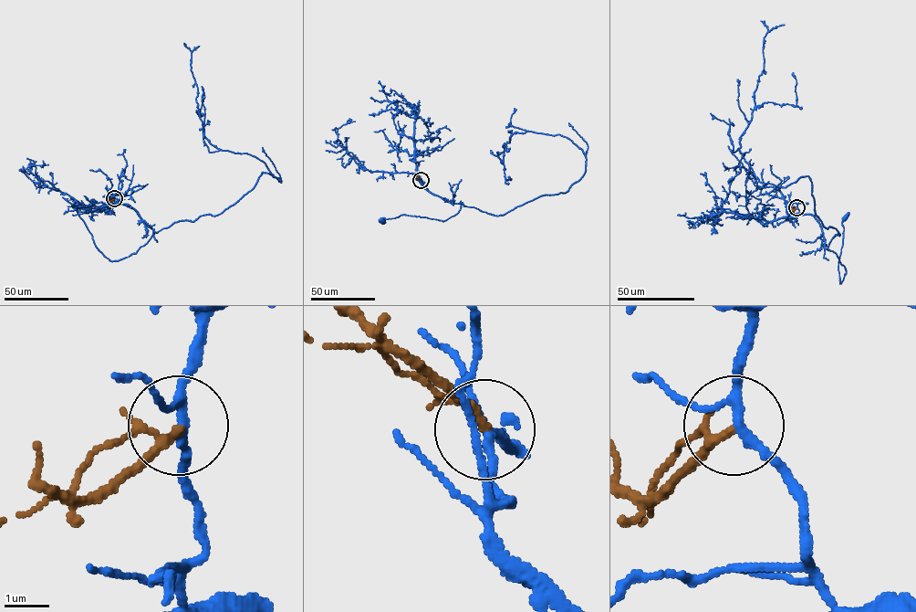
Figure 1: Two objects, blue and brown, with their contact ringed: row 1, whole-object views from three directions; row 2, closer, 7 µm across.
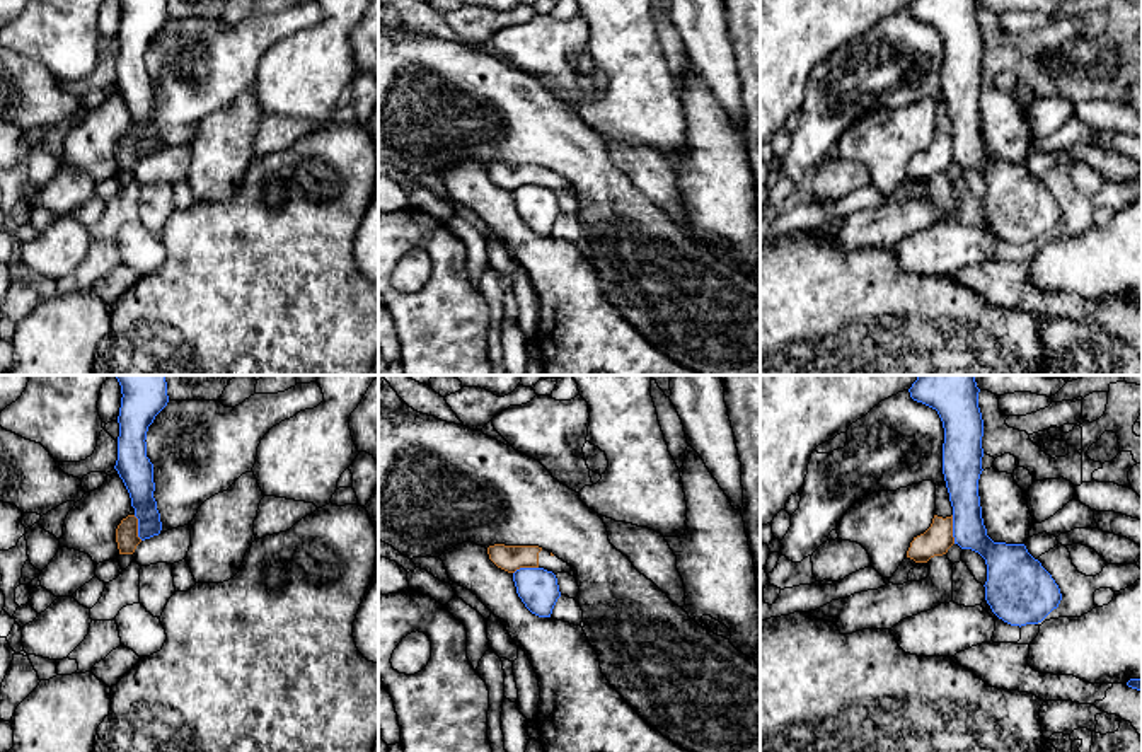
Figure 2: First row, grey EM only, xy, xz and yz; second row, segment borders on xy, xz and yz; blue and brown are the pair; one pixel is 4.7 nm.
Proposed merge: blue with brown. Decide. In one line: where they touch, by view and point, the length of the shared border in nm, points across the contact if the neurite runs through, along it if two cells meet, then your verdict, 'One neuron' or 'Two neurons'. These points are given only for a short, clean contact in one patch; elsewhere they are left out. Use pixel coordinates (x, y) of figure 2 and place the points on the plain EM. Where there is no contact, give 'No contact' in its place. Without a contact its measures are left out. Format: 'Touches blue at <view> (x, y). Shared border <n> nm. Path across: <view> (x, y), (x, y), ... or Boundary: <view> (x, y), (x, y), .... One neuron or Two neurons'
Touches blue at yz (953, 147). Shared border 140 nm. Boundary: yz (951, 133), (955, 161). Two neurons

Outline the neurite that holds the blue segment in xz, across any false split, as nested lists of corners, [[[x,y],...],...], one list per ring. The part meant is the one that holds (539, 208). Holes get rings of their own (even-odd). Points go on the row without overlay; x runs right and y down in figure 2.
[[[520,186],[513,191],[513,200],[518,215],[532,232],[551,235],[561,215],[557,196],[552,189],[544,186]]]

